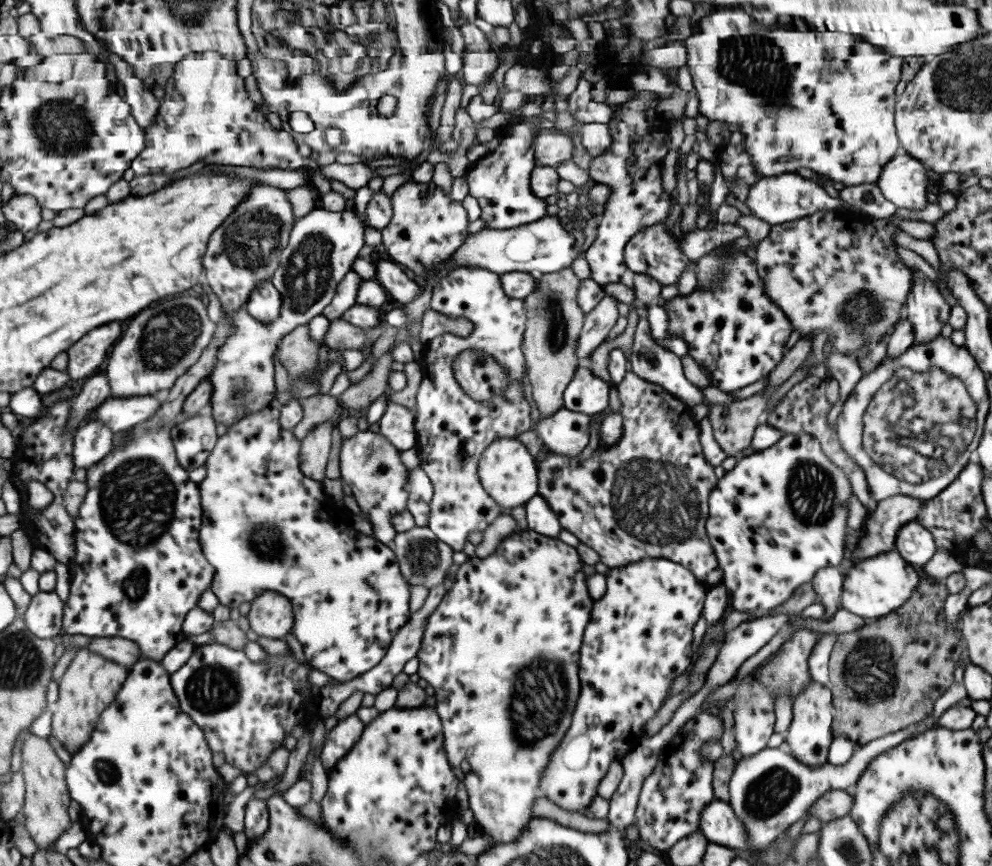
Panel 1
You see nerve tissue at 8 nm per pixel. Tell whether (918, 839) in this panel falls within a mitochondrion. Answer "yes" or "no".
yes

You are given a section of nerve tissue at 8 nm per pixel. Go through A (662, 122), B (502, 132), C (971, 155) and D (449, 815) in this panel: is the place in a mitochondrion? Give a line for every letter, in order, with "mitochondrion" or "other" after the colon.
A: other
B: other
C: other
D: other

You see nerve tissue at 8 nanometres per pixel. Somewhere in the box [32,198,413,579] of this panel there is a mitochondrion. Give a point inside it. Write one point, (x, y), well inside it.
(136, 495)

